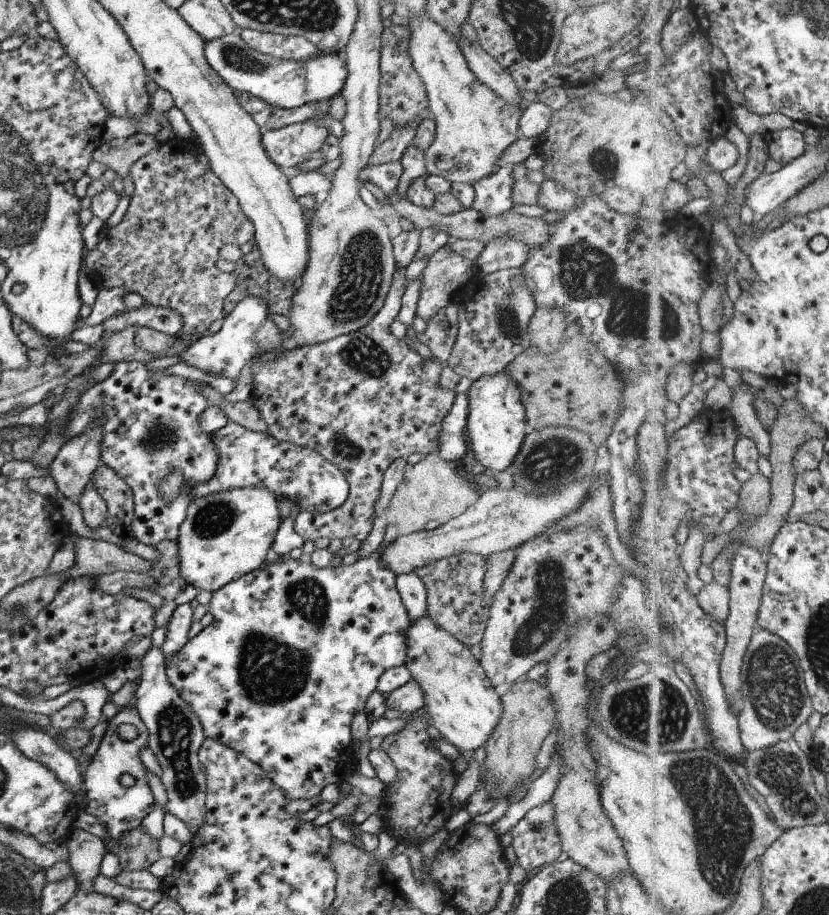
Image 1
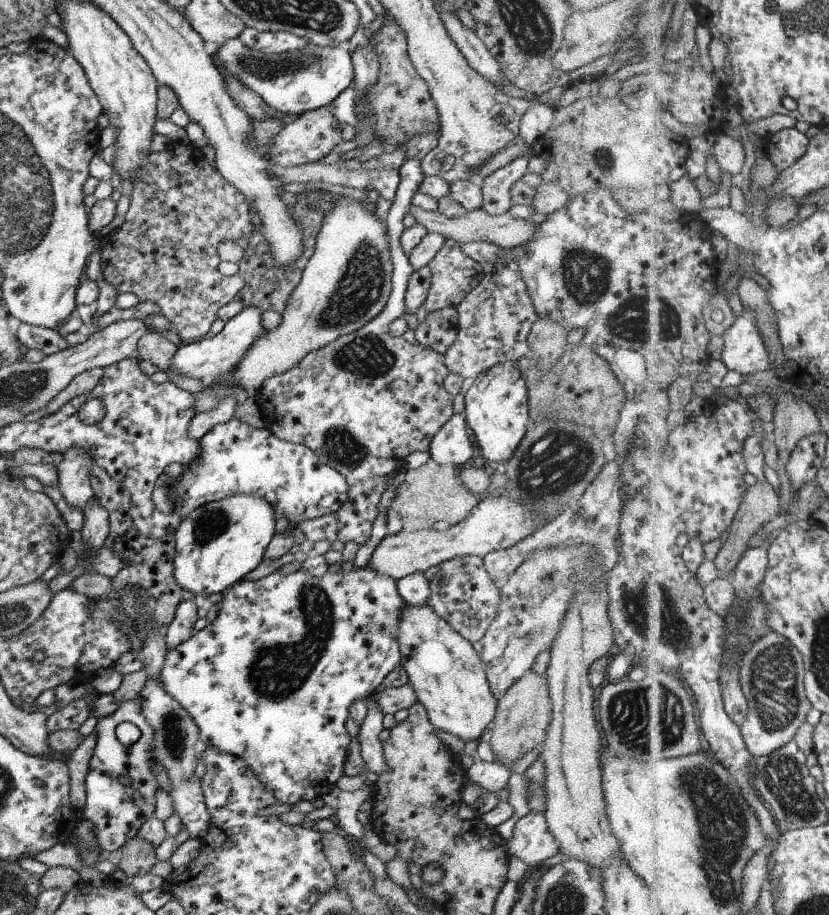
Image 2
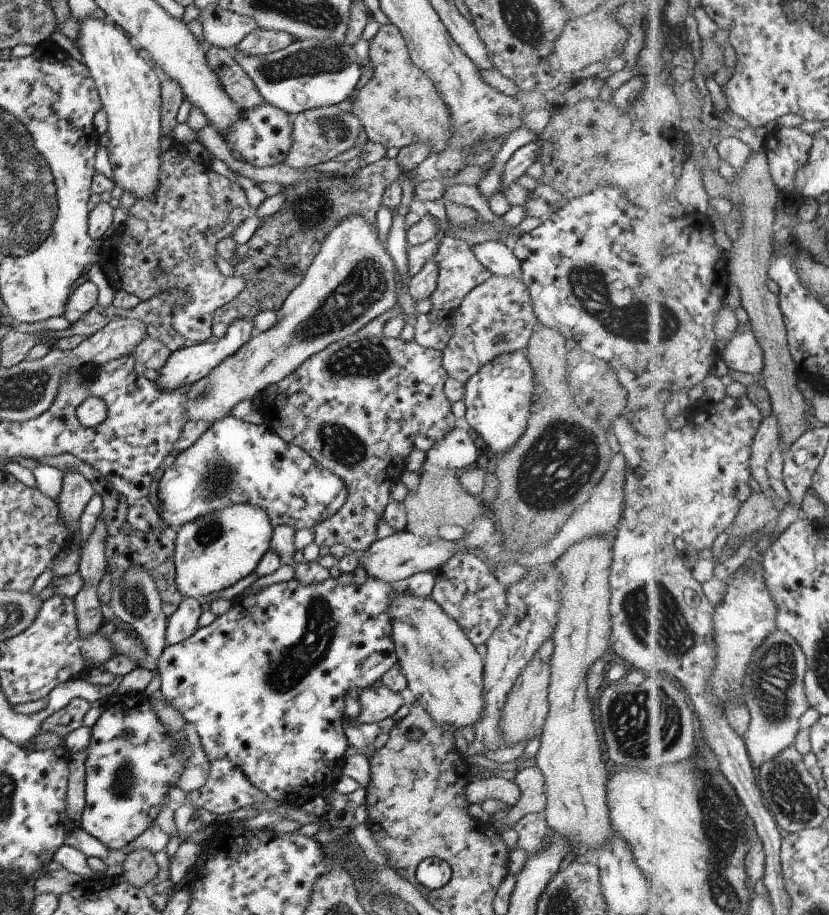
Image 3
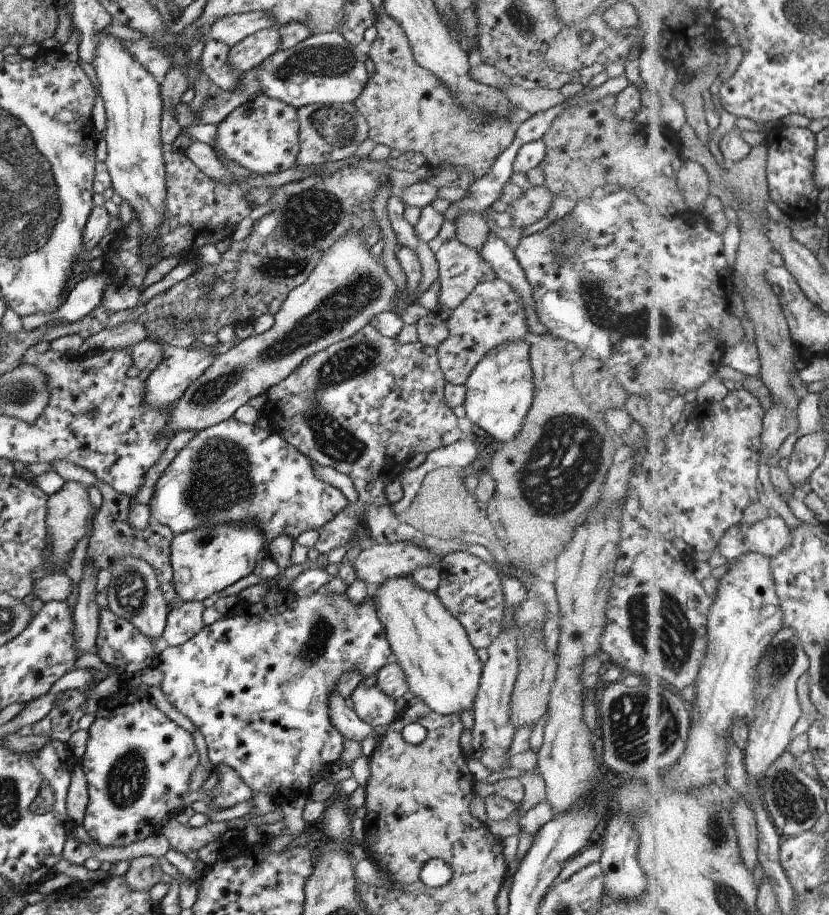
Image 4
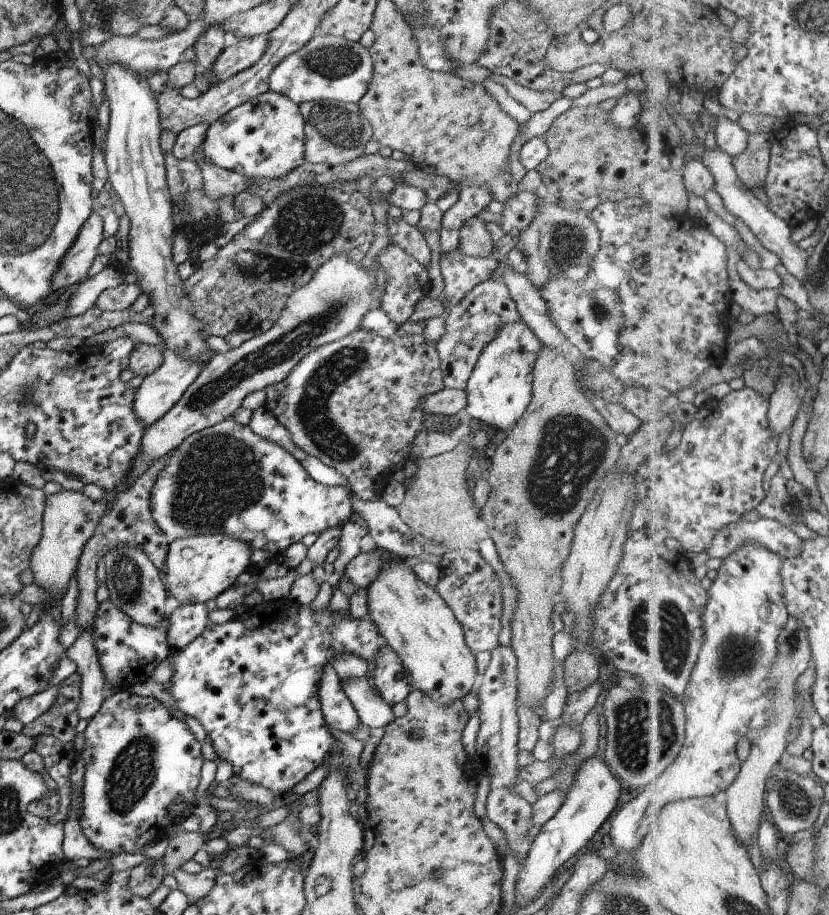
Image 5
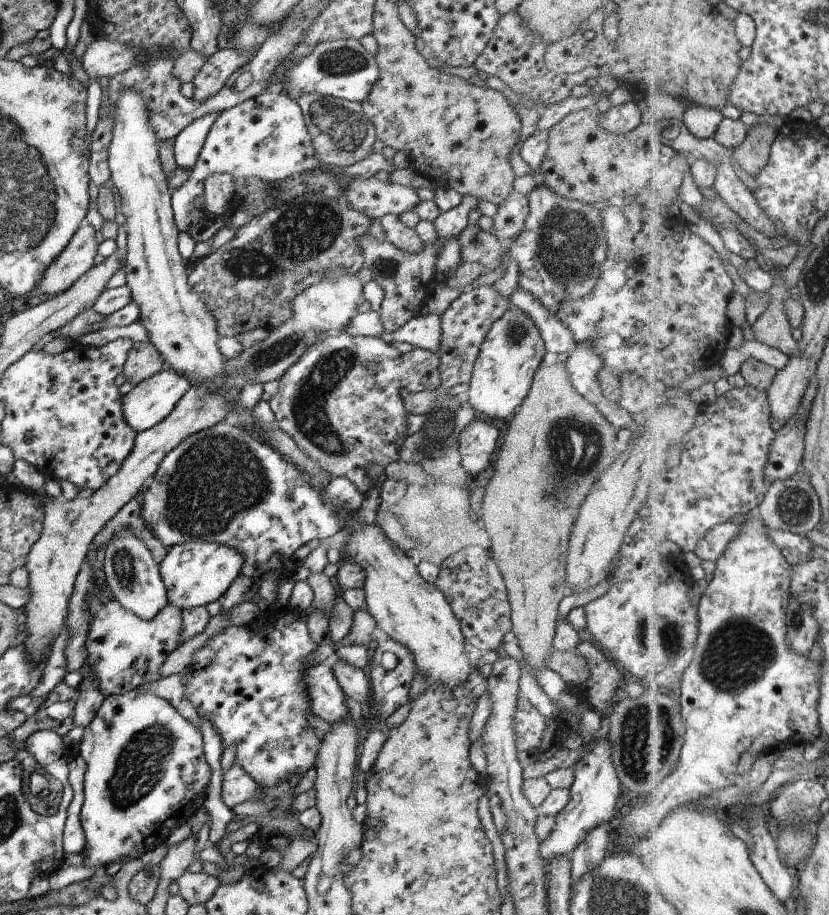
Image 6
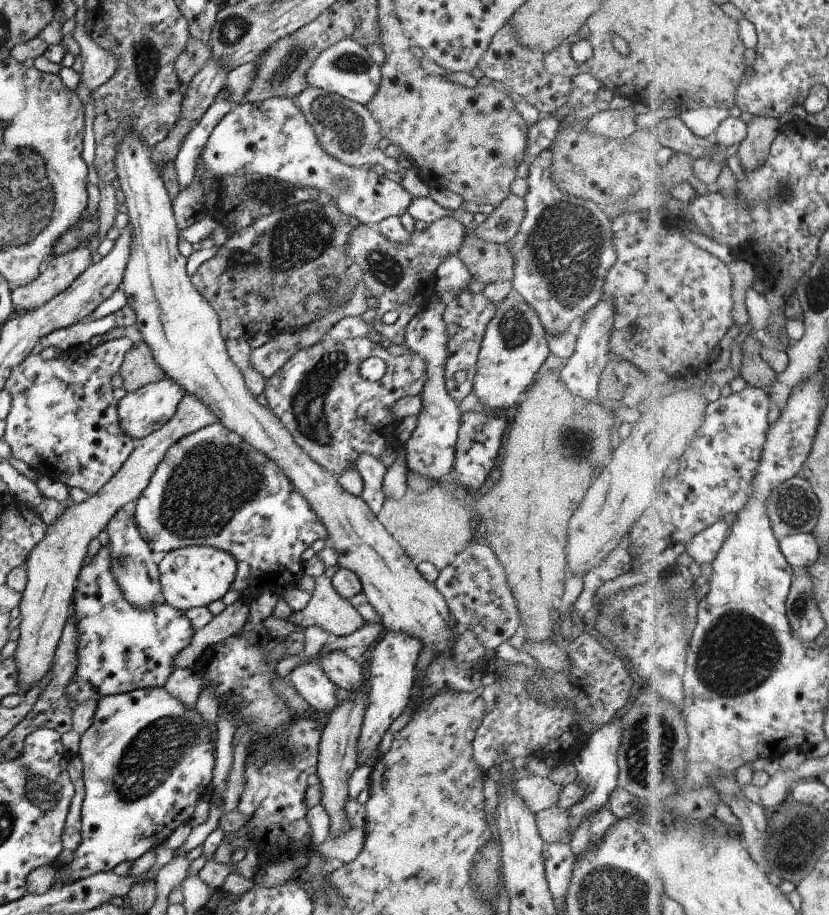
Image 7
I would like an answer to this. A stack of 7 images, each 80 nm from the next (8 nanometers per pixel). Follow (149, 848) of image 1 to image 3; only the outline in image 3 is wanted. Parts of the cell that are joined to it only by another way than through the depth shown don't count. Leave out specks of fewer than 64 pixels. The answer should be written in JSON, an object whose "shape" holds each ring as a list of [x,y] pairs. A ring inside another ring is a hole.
{"shape":[[[143,849],[127,853],[120,867],[122,868],[120,879],[138,889],[144,888],[146,882],[156,878],[158,870],[154,856]]]}

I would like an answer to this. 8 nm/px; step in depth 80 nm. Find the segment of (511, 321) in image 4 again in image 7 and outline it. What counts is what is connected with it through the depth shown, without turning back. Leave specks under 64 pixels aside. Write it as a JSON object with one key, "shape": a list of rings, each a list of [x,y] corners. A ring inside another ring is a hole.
{"shape":[[[470,289],[459,293],[446,304],[442,319],[446,326],[447,346],[444,364],[444,385],[448,395],[459,402],[472,390],[472,380],[476,371],[476,358],[480,342],[489,319],[494,315],[496,302],[483,297],[480,290]]]}

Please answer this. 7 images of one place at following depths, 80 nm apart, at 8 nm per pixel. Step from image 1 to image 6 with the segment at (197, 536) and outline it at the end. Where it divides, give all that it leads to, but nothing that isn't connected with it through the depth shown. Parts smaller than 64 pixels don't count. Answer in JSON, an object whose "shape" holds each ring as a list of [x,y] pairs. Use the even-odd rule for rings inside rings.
{"shape":[[[191,540],[169,548],[161,564],[158,564],[158,574],[168,603],[184,610],[217,601],[238,577],[241,563],[242,554],[232,548],[202,540]]]}

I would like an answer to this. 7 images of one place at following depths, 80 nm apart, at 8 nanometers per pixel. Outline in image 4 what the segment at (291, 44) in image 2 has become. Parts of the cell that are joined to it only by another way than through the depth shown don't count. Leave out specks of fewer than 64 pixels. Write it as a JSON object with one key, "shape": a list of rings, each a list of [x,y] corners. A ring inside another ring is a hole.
{"shape":[[[277,26],[260,30],[252,35],[247,35],[243,40],[229,47],[226,54],[226,64],[230,65],[235,73],[242,73],[256,67],[264,58],[271,56],[278,50],[279,33]]]}

